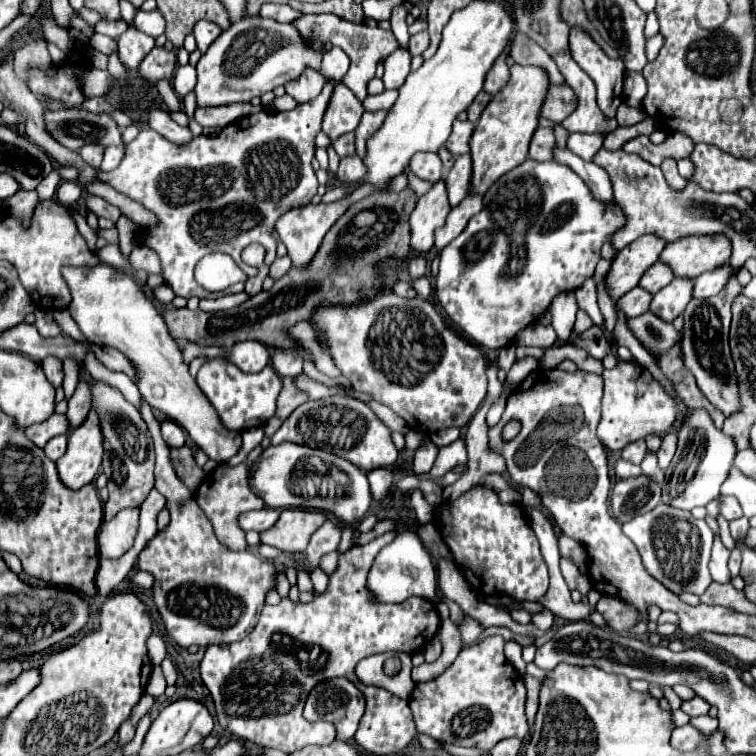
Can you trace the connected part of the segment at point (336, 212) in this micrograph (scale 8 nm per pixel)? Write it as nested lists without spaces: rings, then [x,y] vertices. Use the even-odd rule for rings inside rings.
[[[362,186],[358,190],[354,190],[354,194],[350,194],[350,198],[342,198],[342,202],[332,202],[332,204],[306,204],[294,210],[288,210],[282,218],[278,218],[276,222],[276,232],[280,234],[284,246],[288,248],[288,256],[292,258],[292,266],[294,268],[302,268],[308,266],[314,260],[314,254],[318,252],[318,246],[322,244],[322,238],[326,236],[326,232],[332,228],[332,224],[336,222],[336,218],[340,218],[344,214],[344,210],[362,198],[362,192],[374,192],[370,190],[370,186]]]

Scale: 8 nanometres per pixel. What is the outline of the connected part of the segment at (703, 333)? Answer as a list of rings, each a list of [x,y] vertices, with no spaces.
[[[736,278],[722,290],[722,294],[712,298],[692,298],[684,310],[684,342],[682,342],[682,354],[684,354],[684,366],[690,370],[696,378],[698,388],[706,394],[706,398],[716,404],[724,416],[738,410],[738,386],[736,386],[736,374],[732,384],[732,370],[734,362],[728,348],[728,328],[732,320],[732,302],[736,296],[740,296],[742,286]]]

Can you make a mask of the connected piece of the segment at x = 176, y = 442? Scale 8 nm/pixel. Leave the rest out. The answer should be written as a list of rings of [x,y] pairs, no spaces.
[[[164,420],[164,422],[162,422],[162,438],[164,438],[164,442],[166,442],[170,448],[180,448],[180,446],[184,446],[184,442],[186,442],[184,430],[182,430],[176,422],[172,422],[172,420]]]

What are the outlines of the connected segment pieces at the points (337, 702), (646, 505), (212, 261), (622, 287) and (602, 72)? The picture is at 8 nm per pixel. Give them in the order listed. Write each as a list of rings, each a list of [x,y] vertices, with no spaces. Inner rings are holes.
[[[332,678],[320,682],[308,694],[304,718],[310,722],[328,720],[336,726],[340,740],[352,740],[364,710],[362,692],[346,678]]]
[[[640,474],[634,478],[618,480],[612,488],[610,504],[612,504],[612,516],[624,524],[630,518],[638,514],[638,510],[650,512],[656,508],[656,504],[662,498],[662,488],[658,482],[654,482],[650,476]]]
[[[222,252],[204,256],[196,266],[196,282],[210,292],[222,292],[236,282],[246,282],[248,276],[238,268],[232,257]]]
[[[646,234],[634,240],[624,250],[620,250],[620,254],[614,260],[614,266],[606,276],[610,298],[616,300],[628,290],[636,288],[638,278],[642,278],[648,266],[652,266],[660,258],[660,252],[664,250],[664,246],[666,242],[662,242],[660,238],[654,238],[654,234]]]
[[[570,30],[570,50],[572,58],[578,62],[578,66],[594,80],[598,88],[598,106],[606,118],[616,118],[616,110],[622,104],[622,80],[624,80],[624,62],[608,58],[602,48],[582,30]]]

